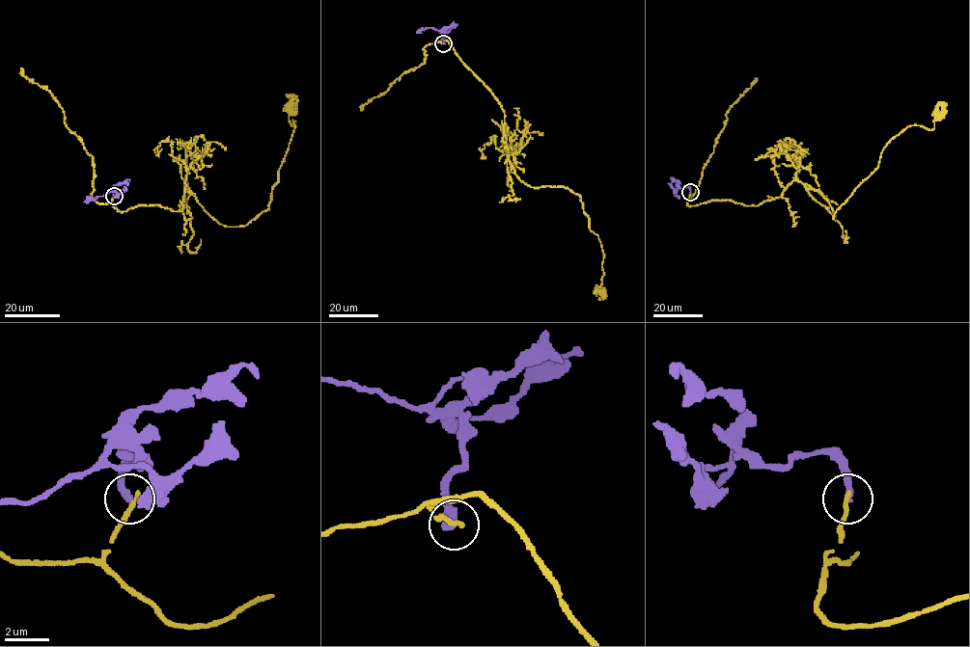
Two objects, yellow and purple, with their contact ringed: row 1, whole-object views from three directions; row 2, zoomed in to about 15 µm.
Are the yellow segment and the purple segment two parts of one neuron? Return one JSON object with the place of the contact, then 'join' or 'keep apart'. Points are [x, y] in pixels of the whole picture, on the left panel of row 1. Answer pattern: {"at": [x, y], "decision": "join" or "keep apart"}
{"at": [114, 196], "decision": "keep apart"}

